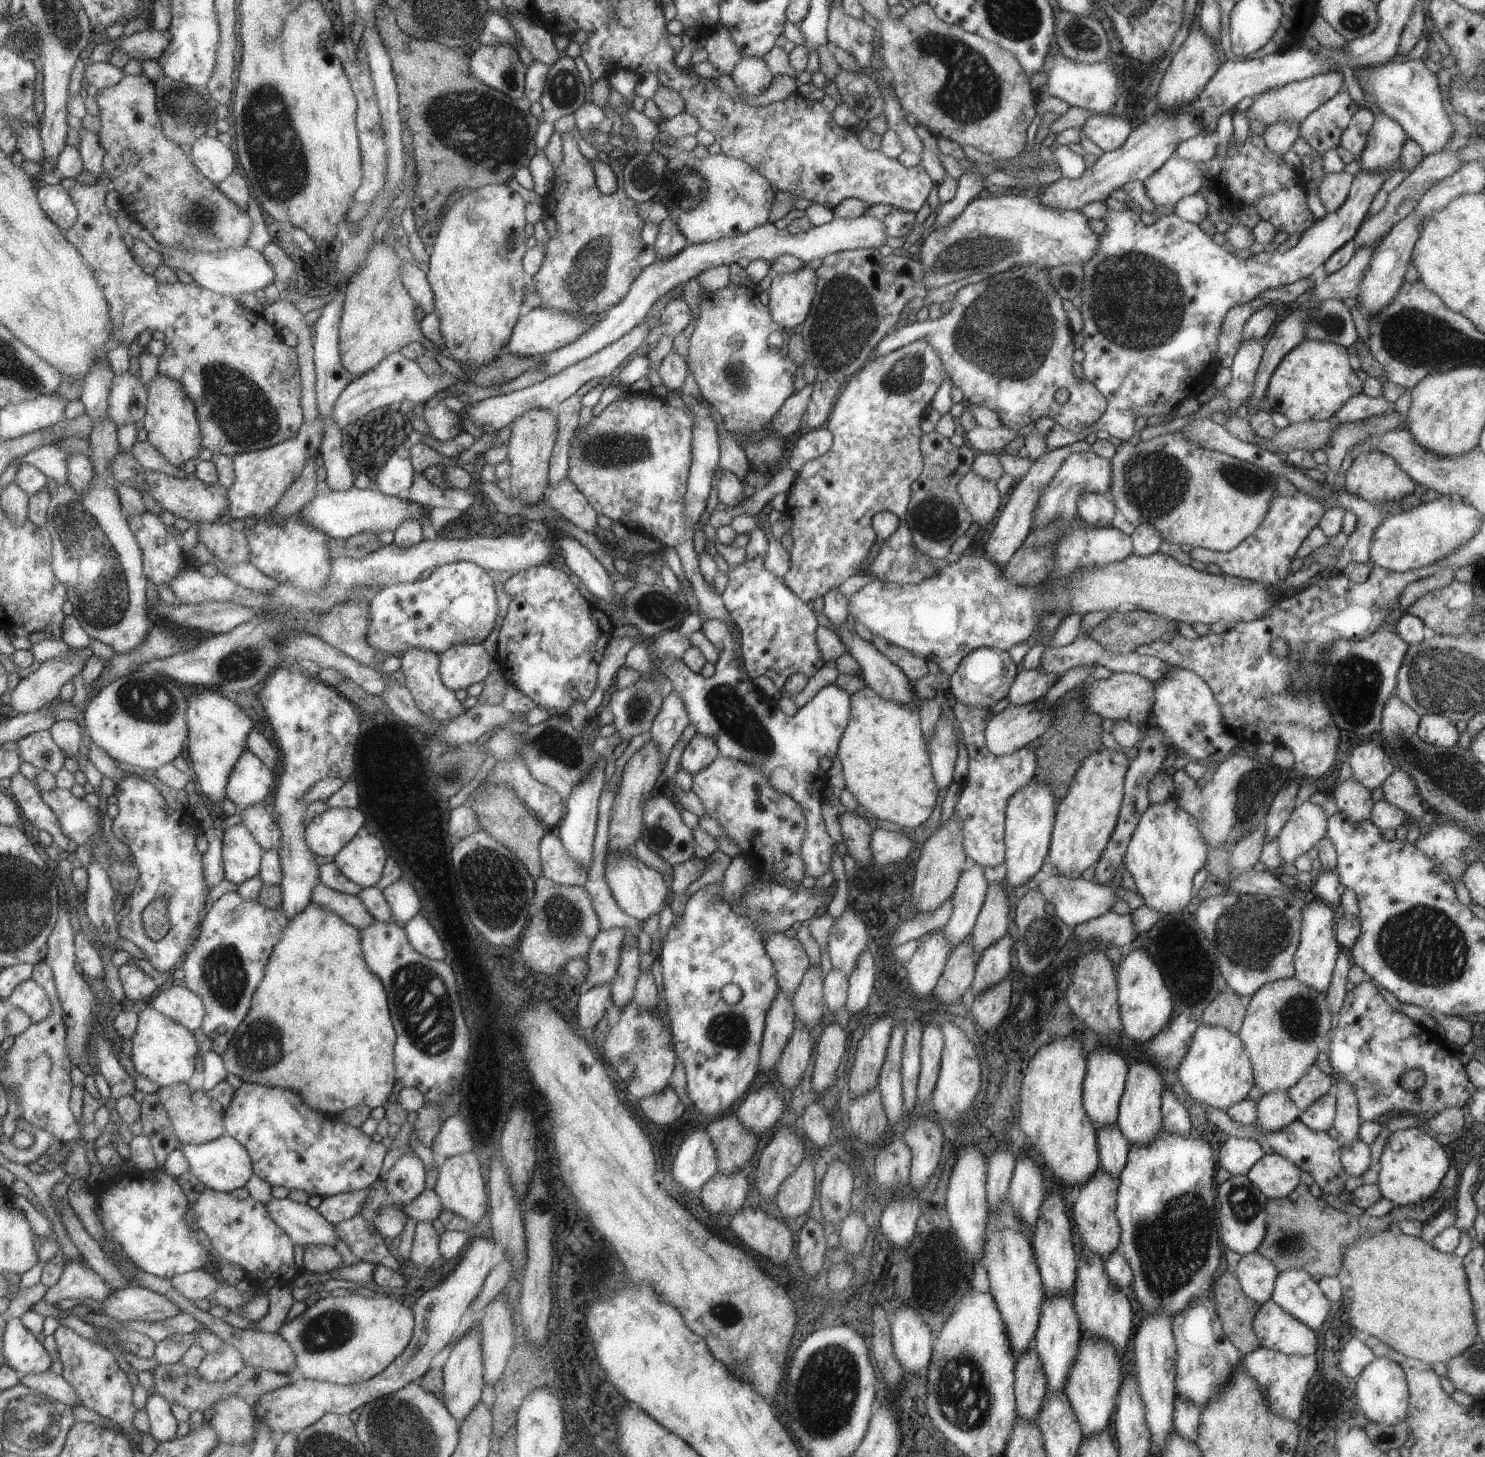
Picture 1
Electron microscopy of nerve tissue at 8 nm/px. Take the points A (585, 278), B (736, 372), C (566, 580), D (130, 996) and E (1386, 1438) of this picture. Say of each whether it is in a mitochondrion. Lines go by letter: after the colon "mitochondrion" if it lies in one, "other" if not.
A: mitochondrion
B: mitochondrion
C: other
D: other
E: other

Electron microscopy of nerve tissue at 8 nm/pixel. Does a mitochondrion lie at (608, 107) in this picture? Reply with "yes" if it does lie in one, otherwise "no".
no

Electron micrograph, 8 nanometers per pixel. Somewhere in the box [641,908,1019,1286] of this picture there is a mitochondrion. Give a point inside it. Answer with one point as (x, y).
(730, 1031)

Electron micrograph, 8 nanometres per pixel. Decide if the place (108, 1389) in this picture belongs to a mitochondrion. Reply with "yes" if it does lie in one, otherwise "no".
no

